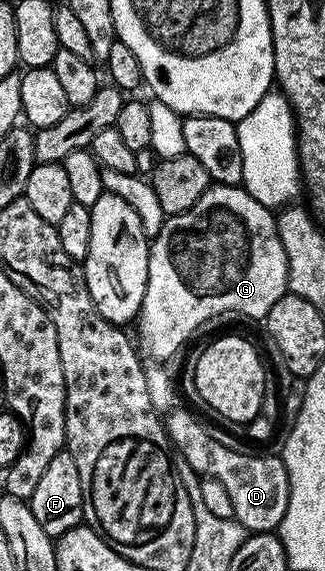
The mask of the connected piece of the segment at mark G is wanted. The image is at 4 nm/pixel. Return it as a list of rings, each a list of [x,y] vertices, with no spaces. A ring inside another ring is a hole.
[[[212,184],[201,196],[201,200],[197,200],[197,204],[193,204],[193,208],[189,208],[180,214],[164,217],[161,232],[157,232],[157,236],[150,239],[149,242],[151,248],[149,252],[149,280],[145,288],[145,300],[141,304],[137,319],[137,327],[139,326],[138,349],[148,359],[151,357],[150,361],[152,363],[166,363],[166,358],[173,357],[190,340],[191,333],[198,326],[203,326],[206,322],[211,322],[214,318],[221,317],[222,314],[244,314],[247,318],[266,319],[269,308],[273,308],[273,304],[277,304],[277,300],[281,300],[281,296],[288,293],[287,257],[285,256],[285,248],[281,248],[281,236],[275,227],[275,220],[276,215],[268,207],[262,206],[257,200],[253,200],[251,193],[248,190],[244,190],[242,185],[221,186],[218,184]]]

